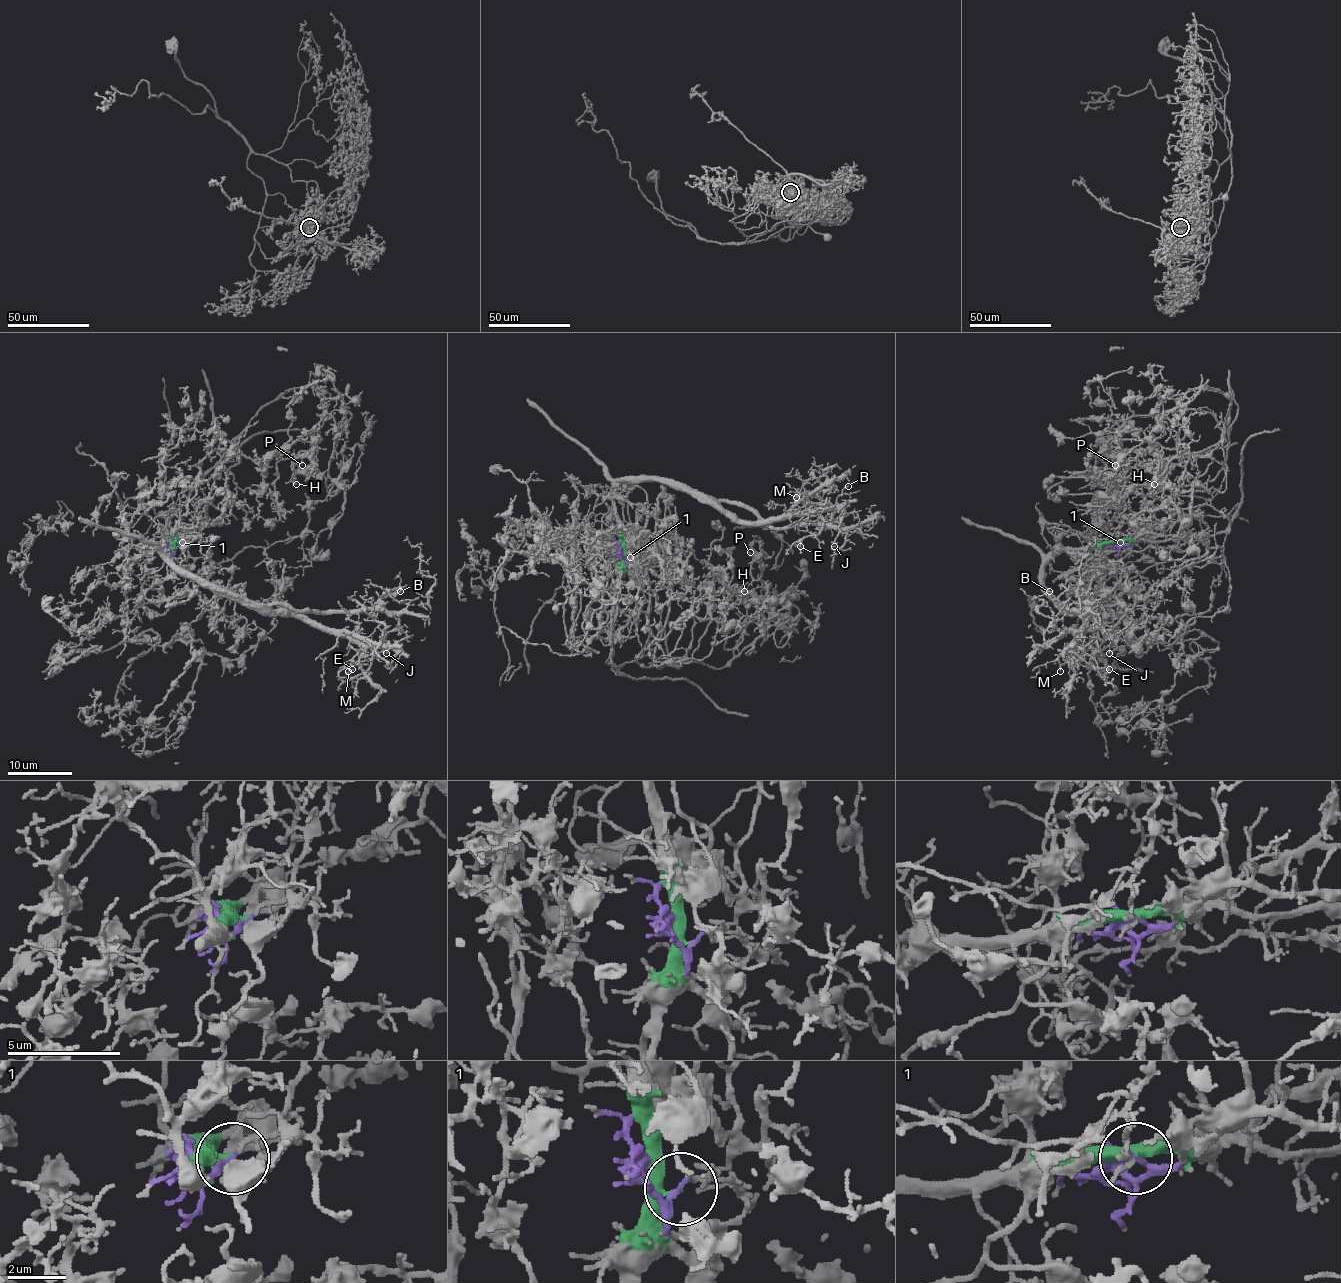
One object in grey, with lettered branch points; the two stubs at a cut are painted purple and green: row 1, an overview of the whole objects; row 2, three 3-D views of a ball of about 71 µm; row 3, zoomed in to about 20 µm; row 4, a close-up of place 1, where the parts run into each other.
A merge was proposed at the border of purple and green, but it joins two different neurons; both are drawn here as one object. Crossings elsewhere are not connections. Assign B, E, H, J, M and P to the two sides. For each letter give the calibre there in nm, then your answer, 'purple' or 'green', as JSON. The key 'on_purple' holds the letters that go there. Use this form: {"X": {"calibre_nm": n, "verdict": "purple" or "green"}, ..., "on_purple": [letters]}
{"B": {"calibre_nm": 150, "verdict": "green"}, "E": {"calibre_nm": 140, "verdict": "green"}, "H": {"calibre_nm": 90, "verdict": "purple"}, "J": {"calibre_nm": 110, "verdict": "green"}, "M": {"calibre_nm": 150, "verdict": "green"}, "P": {"calibre_nm": 120, "verdict": "purple"}, "on_purple": ["H", "P"]}

